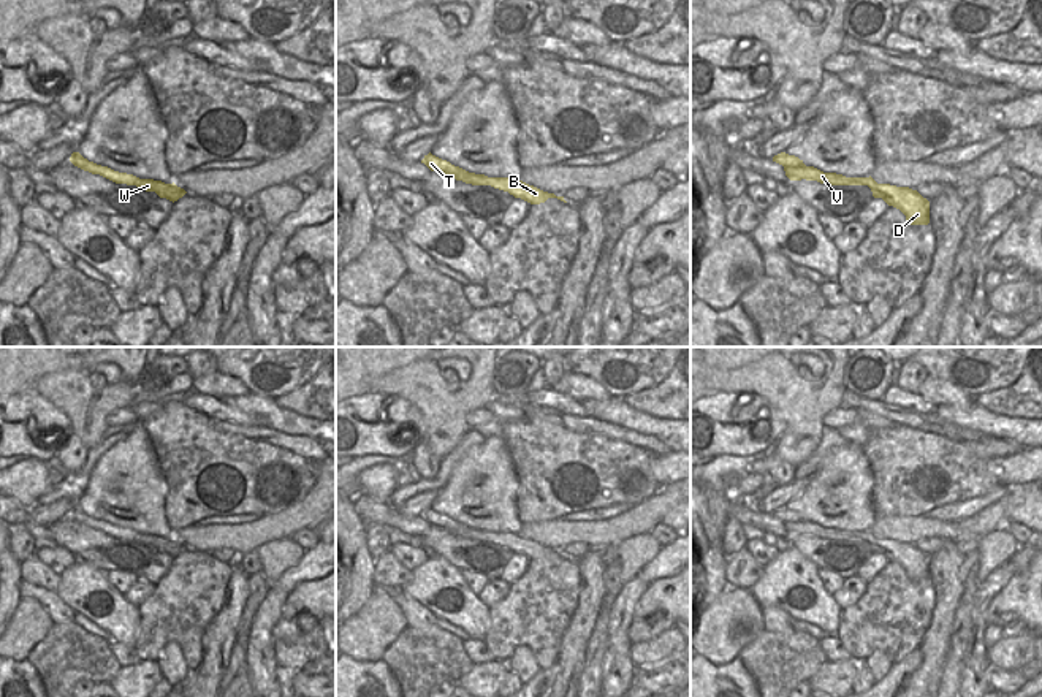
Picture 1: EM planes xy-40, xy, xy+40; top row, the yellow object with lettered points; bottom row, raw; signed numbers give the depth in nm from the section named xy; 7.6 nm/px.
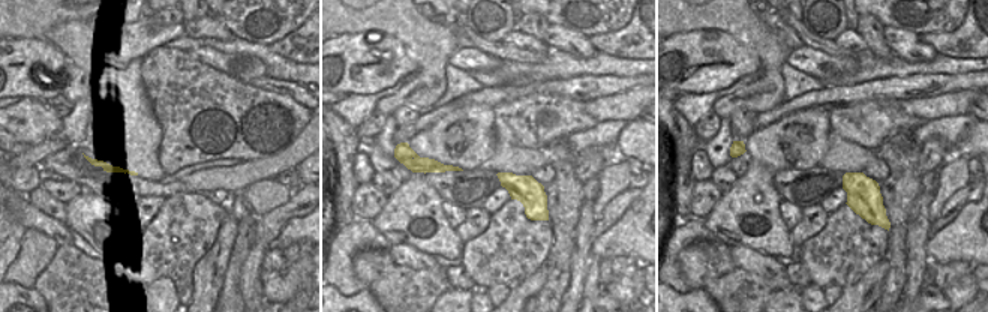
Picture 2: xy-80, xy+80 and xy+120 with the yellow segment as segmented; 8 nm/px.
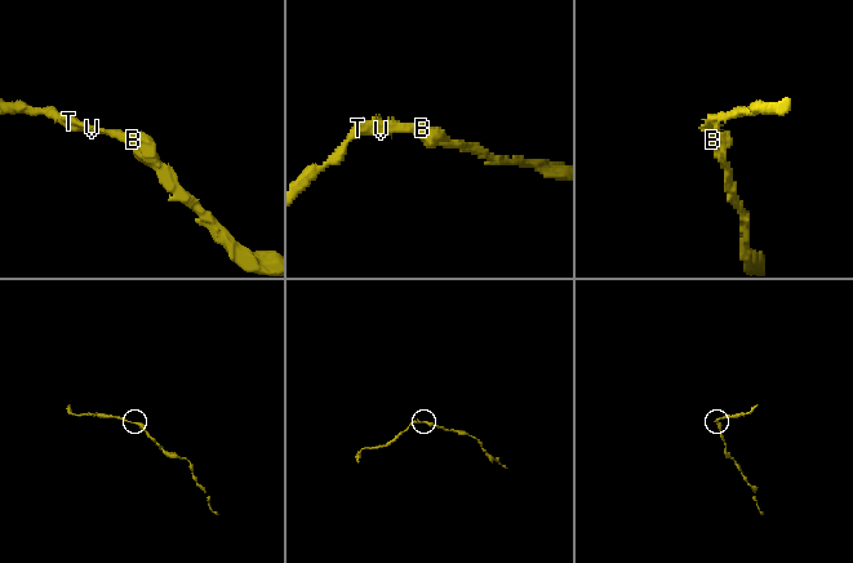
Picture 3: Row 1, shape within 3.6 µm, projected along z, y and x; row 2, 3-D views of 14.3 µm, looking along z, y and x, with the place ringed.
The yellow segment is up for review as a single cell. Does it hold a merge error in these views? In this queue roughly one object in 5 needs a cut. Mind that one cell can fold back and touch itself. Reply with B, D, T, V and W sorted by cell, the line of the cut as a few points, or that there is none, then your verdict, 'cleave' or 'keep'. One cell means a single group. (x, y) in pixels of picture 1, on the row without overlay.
B D T V W; no cut; keep

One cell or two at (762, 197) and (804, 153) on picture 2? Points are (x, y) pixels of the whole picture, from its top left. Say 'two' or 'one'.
one

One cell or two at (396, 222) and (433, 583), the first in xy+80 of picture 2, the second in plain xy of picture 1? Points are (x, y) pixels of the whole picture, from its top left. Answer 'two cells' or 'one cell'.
one cell

